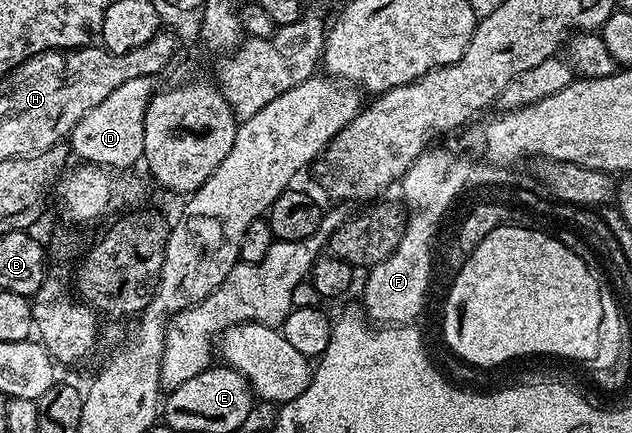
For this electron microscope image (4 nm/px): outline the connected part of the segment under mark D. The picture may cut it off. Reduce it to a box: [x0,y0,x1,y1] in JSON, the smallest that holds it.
[70,76,154,169]

